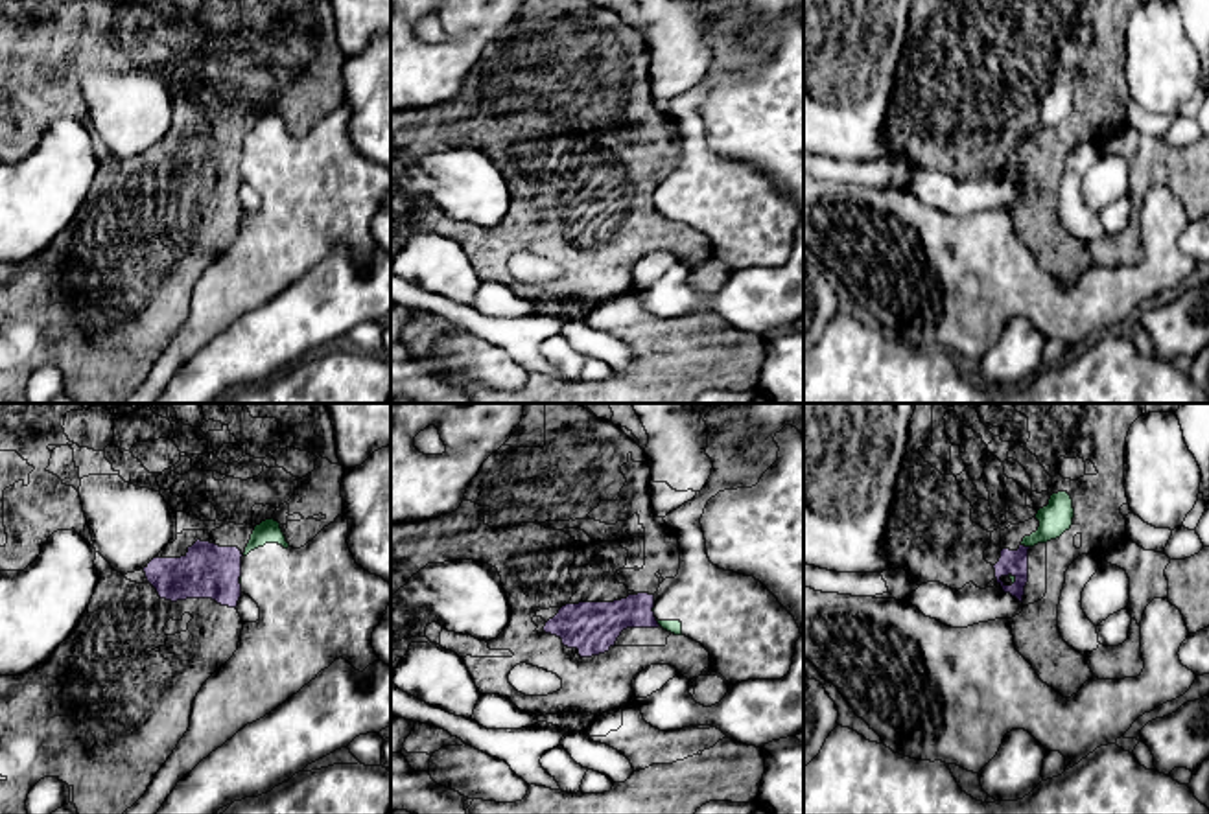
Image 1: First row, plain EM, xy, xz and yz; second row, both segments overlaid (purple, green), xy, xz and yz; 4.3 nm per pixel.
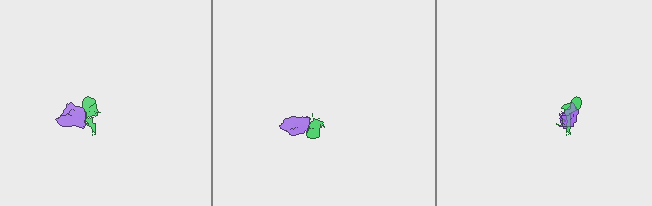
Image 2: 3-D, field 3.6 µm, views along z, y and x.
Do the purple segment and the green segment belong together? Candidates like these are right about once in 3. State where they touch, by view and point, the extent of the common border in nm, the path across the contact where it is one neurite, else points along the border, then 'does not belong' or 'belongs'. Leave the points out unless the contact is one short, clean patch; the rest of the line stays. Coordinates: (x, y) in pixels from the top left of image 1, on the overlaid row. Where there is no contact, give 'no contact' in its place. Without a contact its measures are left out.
contact yz (1023, 546); length 40 nm; border yz (1021, 544), (1029, 547); does not belong

